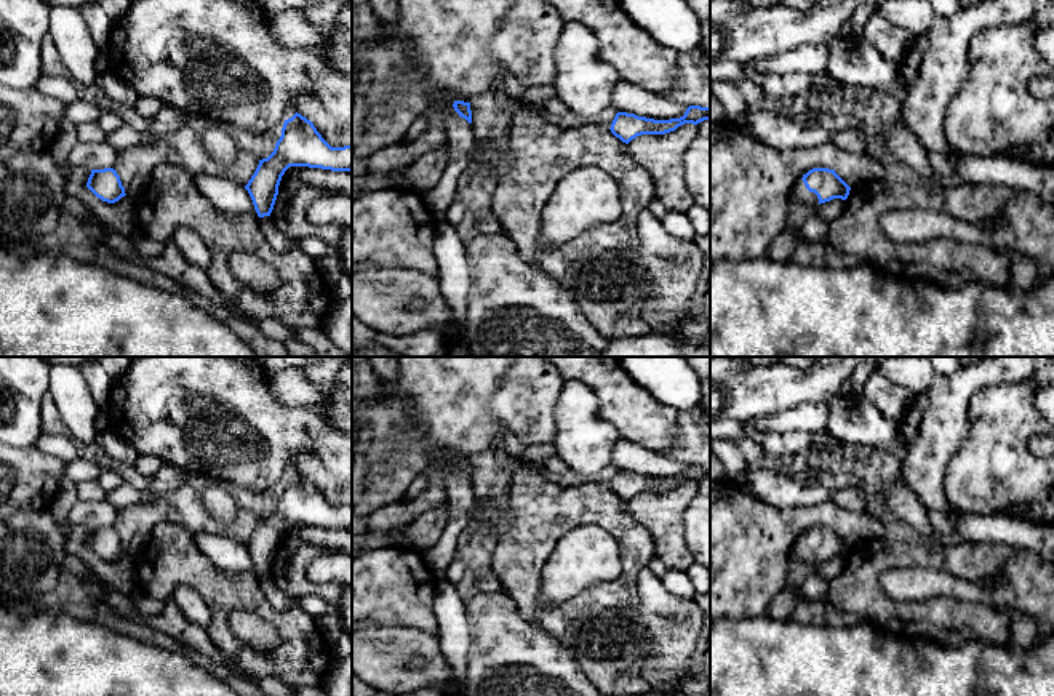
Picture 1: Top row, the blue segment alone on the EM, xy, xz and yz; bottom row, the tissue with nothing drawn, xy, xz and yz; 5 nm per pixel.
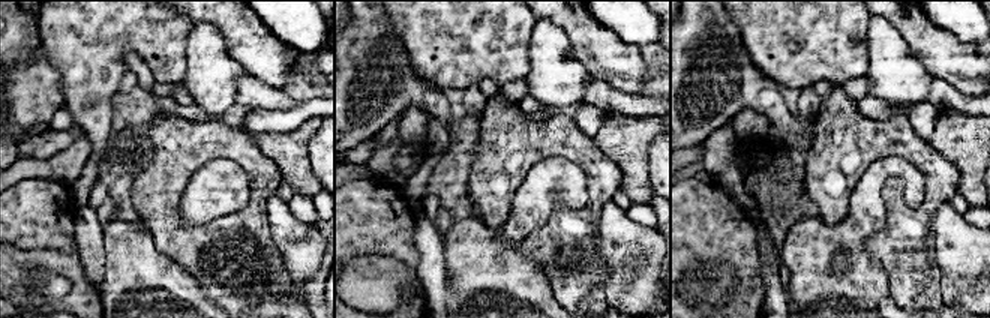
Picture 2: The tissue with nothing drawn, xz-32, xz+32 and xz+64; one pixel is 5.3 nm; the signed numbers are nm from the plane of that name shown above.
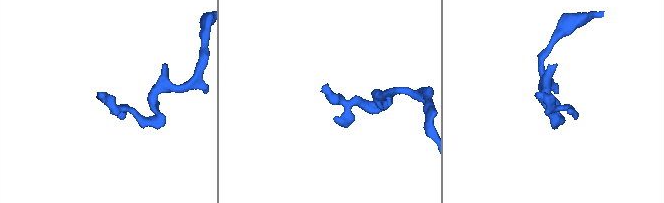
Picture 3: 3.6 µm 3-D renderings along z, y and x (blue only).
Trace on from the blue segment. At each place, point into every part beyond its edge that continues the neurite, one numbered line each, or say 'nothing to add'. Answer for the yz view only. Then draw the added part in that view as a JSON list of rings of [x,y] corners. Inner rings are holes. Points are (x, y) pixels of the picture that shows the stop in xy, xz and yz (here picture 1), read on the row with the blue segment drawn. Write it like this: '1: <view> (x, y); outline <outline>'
1: yz (800, 192); outline [[[800,179],[800,181],[795,184],[795,187],[793,187],[793,190],[792,190],[792,195],[790,195],[790,200],[792,200],[792,203],[793,203],[793,202],[806,202],[806,203],[811,203],[811,205],[814,205],[814,206],[819,205],[817,195],[816,195],[814,192],[809,192],[809,190],[806,189],[803,179]]]

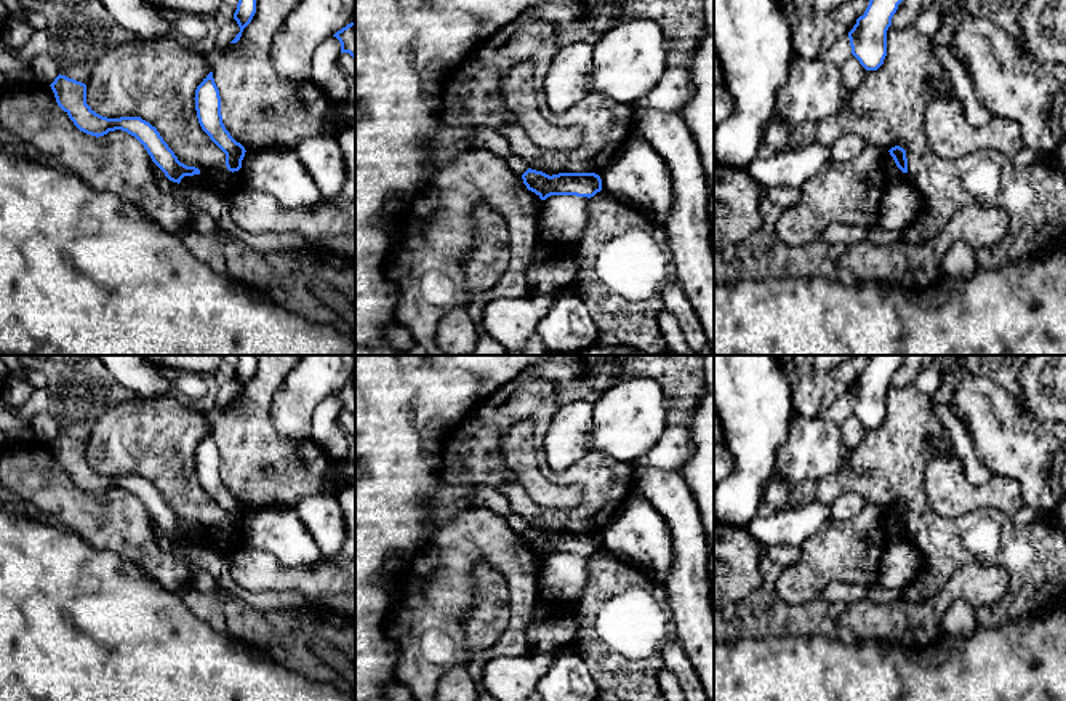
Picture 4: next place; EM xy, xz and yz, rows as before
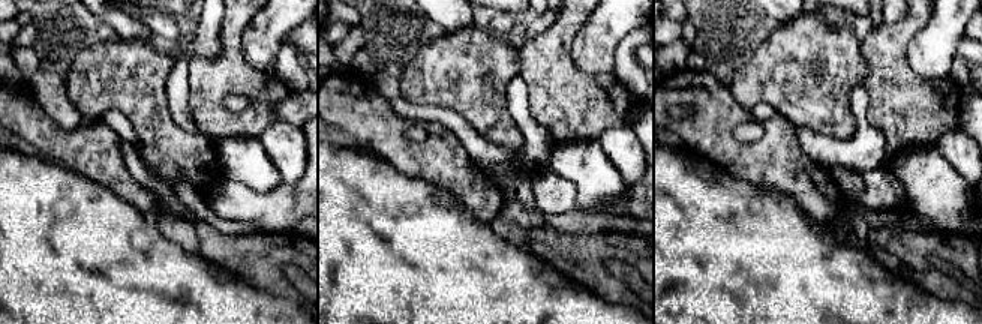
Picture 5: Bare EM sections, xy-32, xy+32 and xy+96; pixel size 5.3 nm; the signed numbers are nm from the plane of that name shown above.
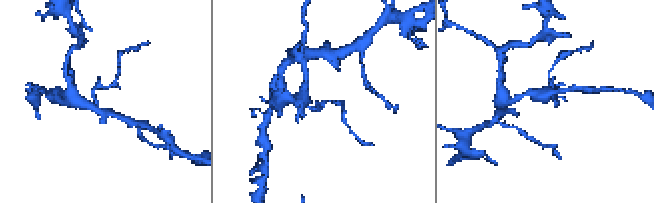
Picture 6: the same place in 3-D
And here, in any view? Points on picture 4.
nothing to add

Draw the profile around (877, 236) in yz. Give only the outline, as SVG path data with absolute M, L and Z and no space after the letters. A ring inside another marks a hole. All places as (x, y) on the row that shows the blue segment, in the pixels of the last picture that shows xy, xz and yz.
M877 224L868 229L868 242L871 242L876 246L893 245L901 242L901 238L903 235L900 230L885 230L879 227Z

